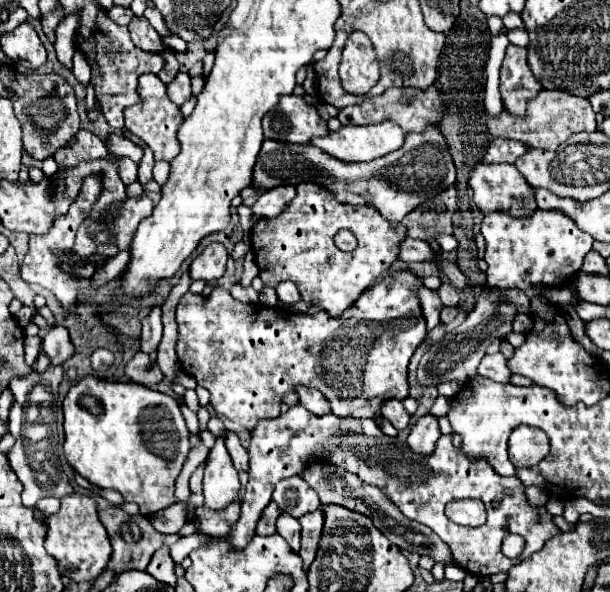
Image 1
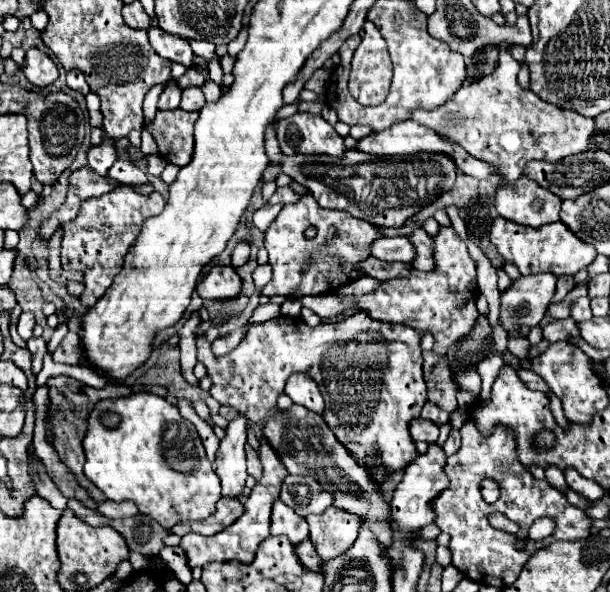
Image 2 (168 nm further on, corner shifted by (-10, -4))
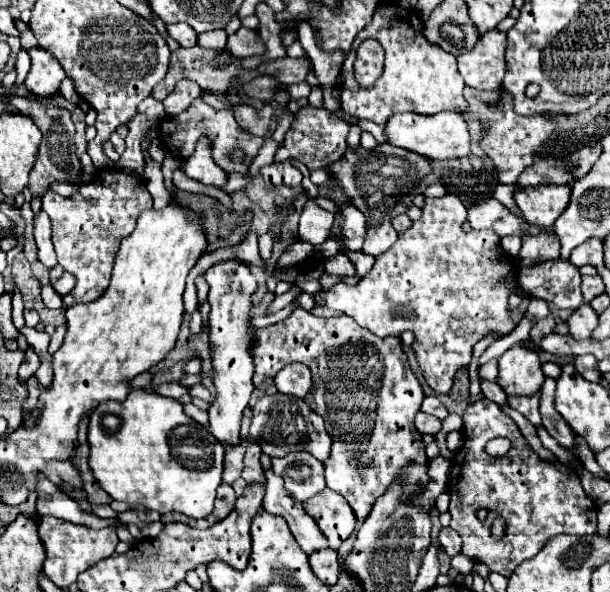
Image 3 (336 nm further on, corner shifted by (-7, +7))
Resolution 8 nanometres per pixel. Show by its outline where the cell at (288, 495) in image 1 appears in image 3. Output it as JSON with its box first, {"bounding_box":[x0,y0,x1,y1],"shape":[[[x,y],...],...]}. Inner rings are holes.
{"bounding_box":[271,452,327,502],"shape":[[[291,452],[283,458],[273,458],[271,468],[285,480],[285,488],[299,502],[309,500],[327,488],[323,464],[309,452]]]}

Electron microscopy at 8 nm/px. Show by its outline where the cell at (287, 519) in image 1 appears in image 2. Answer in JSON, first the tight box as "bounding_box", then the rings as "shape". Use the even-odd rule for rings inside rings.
{"bounding_box":[296,541,324,573],"shape":[[[310,541],[302,543],[300,547],[296,547],[296,553],[298,553],[298,557],[300,557],[304,567],[308,567],[314,573],[324,573],[324,569],[322,569],[324,561],[320,559],[320,555],[316,553],[316,549],[314,549],[314,545]]]}

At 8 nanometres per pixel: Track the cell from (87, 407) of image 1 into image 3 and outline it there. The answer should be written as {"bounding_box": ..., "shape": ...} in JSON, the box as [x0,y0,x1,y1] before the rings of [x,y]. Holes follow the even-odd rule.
{"bounding_box":[87,388,225,518],"shape":[[[133,388],[125,402],[101,402],[89,416],[87,440],[91,446],[89,468],[93,470],[93,476],[99,486],[113,500],[127,502],[129,508],[145,506],[157,510],[159,514],[181,512],[191,518],[205,518],[213,510],[215,490],[221,484],[225,450],[207,428],[185,416],[183,406],[177,400],[155,394],[147,388]]]}

